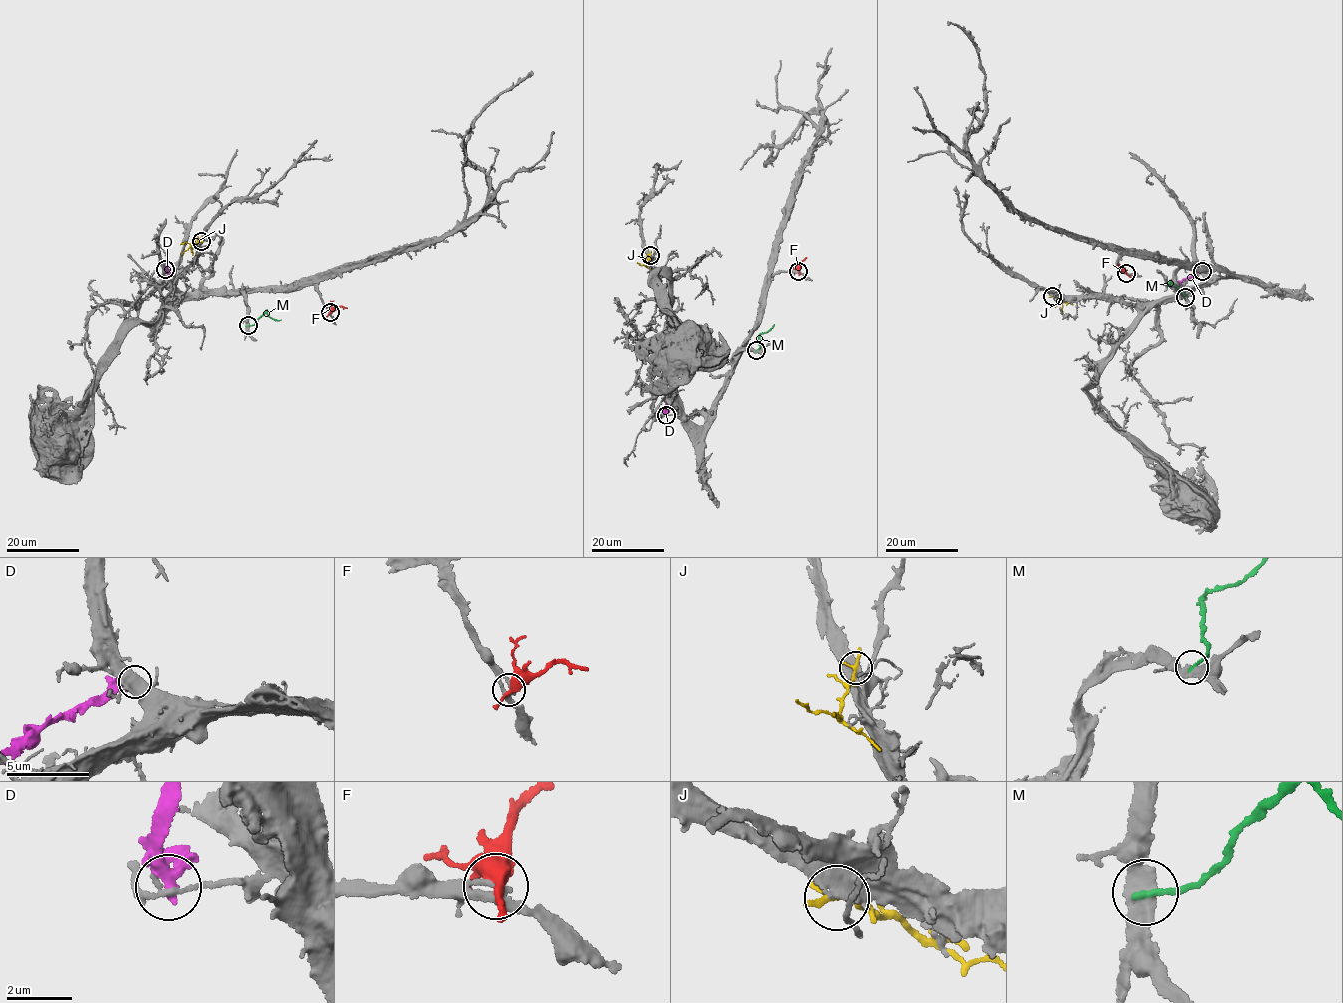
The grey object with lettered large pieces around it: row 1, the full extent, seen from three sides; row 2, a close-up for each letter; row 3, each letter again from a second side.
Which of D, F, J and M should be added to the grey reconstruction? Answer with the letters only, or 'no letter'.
no letter

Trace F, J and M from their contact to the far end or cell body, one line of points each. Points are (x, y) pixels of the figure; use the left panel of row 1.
F: (329, 312), (339, 307), (347, 308)
J: (201, 241), (181, 255)
M: (247, 326), (256, 322), (265, 312), (277, 320), (281, 319)

